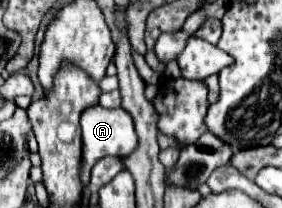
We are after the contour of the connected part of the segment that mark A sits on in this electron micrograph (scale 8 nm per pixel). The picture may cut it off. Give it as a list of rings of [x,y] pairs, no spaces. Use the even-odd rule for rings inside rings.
[[[100,104],[90,106],[90,108],[86,108],[86,112],[82,112],[80,126],[82,126],[82,172],[80,174],[82,174],[82,186],[86,188],[90,182],[90,170],[100,158],[126,156],[136,148],[138,140],[136,140],[136,132],[134,132],[134,122],[124,108],[108,110],[108,108],[102,108]]]

